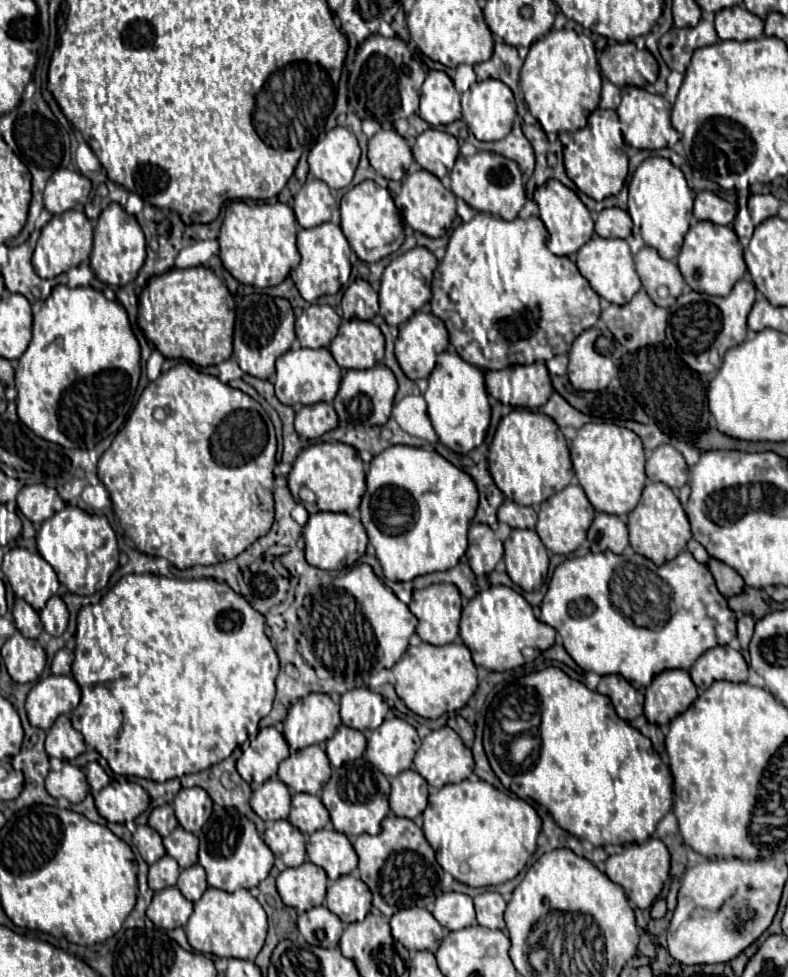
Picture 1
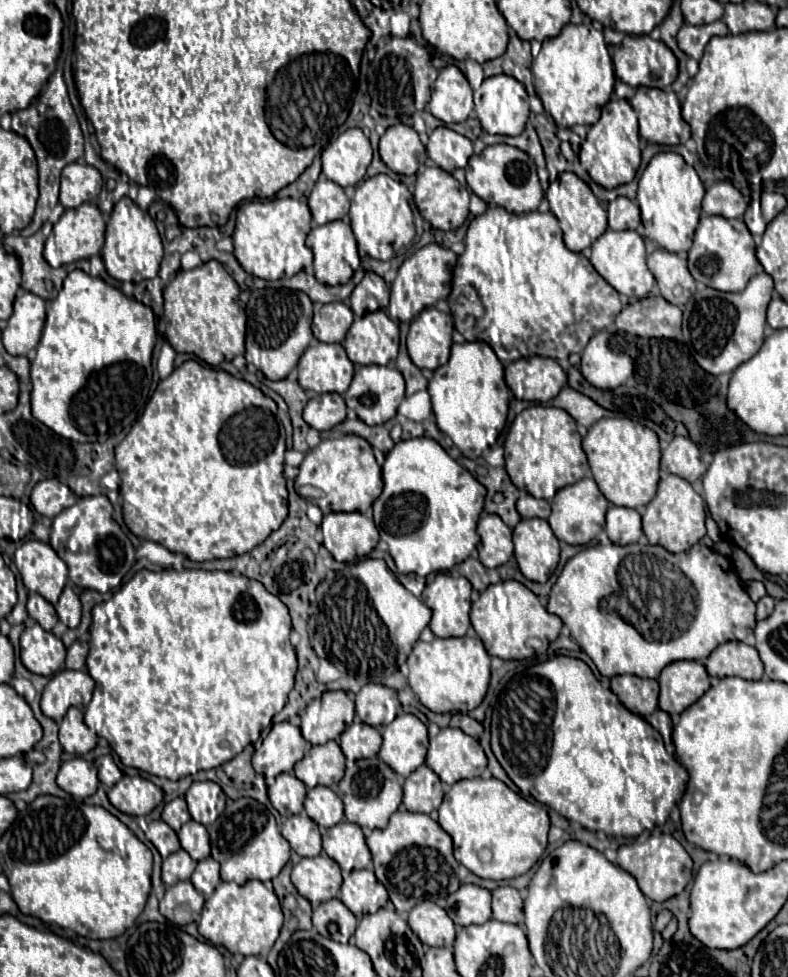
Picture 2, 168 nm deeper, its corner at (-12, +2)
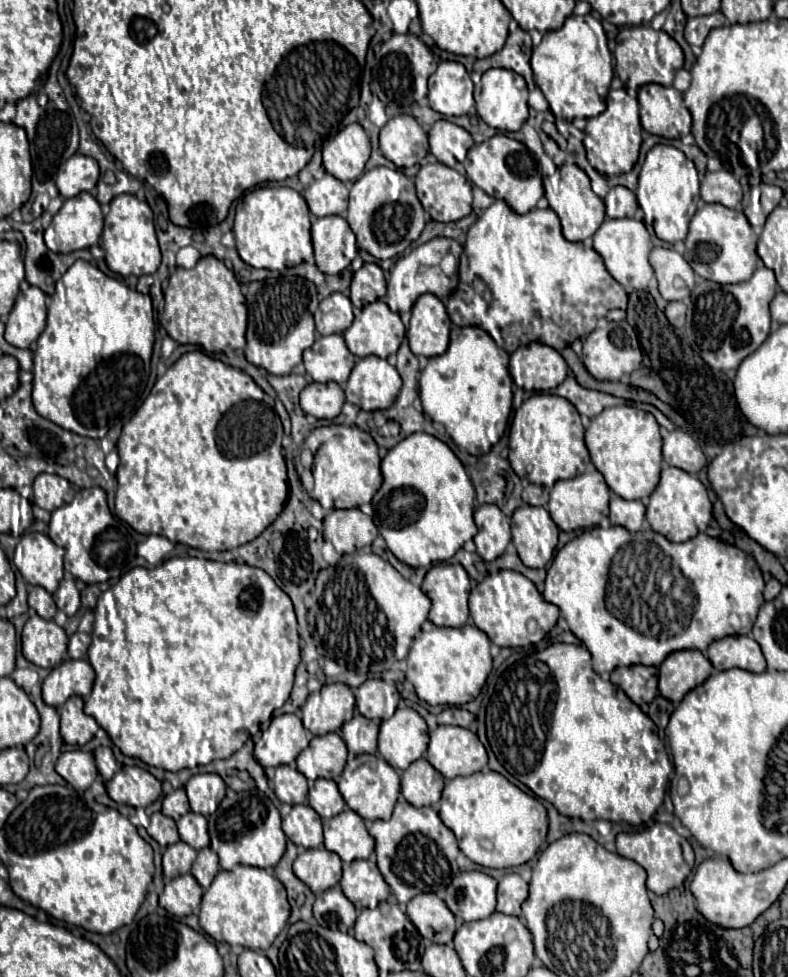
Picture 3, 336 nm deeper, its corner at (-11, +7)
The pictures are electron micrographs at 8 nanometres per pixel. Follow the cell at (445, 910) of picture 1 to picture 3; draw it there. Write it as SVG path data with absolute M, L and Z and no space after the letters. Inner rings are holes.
M459 873L445 891L445 903L463 921L485 919L495 911L497 881L485 873Z

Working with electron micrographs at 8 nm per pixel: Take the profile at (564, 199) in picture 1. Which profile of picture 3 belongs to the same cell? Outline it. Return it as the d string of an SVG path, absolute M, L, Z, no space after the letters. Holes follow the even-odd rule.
M565 163L559 167L557 181L545 179L545 197L549 199L551 209L559 215L563 225L563 237L567 241L585 241L589 239L605 219L605 205L603 201L591 191L589 177L583 169L573 163Z

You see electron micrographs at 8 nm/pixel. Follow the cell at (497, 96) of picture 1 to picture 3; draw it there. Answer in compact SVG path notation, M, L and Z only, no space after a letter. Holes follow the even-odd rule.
M489 69L483 73L477 89L479 93L477 93L475 109L489 127L495 127L499 131L509 131L509 133L521 129L521 125L527 119L527 85L523 77L517 77L517 73L509 69Z

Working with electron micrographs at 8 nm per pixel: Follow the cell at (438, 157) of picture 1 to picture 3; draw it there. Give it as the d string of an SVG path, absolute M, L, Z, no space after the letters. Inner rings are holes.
M441 119L429 131L429 145L437 161L447 167L455 167L465 161L467 151L473 147L473 139L463 127Z

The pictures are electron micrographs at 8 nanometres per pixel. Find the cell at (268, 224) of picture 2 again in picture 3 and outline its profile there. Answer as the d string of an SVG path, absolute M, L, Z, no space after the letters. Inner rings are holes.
M259 187L243 195L235 207L235 241L239 257L255 269L281 271L299 263L315 263L311 247L311 213L301 193L291 187Z

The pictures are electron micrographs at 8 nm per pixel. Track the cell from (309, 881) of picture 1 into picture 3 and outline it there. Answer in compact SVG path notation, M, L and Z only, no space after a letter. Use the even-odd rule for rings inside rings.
M325 847L305 849L297 855L293 863L293 873L317 895L339 885L341 859Z

